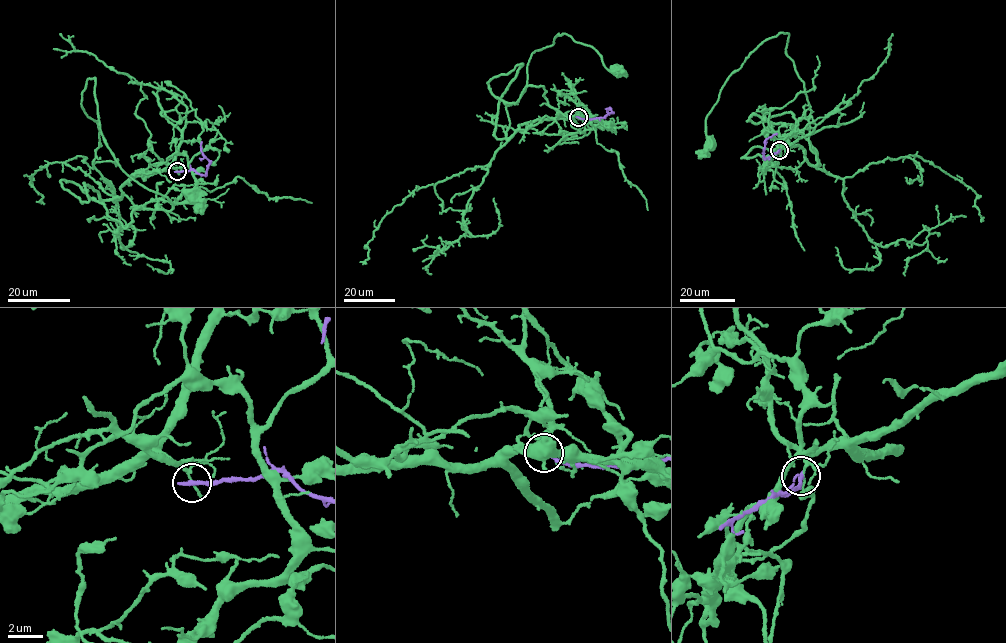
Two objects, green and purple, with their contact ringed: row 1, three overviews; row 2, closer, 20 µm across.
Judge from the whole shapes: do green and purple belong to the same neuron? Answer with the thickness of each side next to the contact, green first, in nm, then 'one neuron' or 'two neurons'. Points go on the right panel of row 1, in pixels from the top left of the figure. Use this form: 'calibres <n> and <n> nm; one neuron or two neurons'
calibres 100 and 280 nm; two neurons

